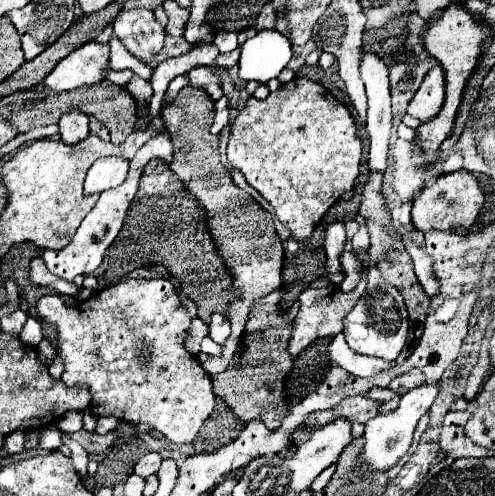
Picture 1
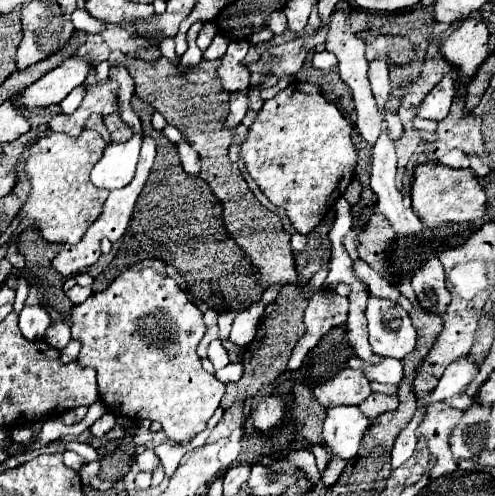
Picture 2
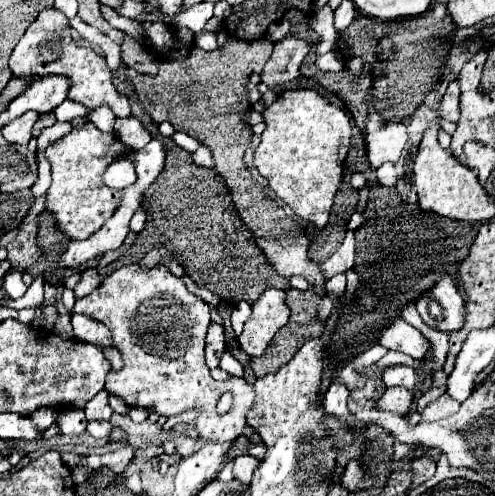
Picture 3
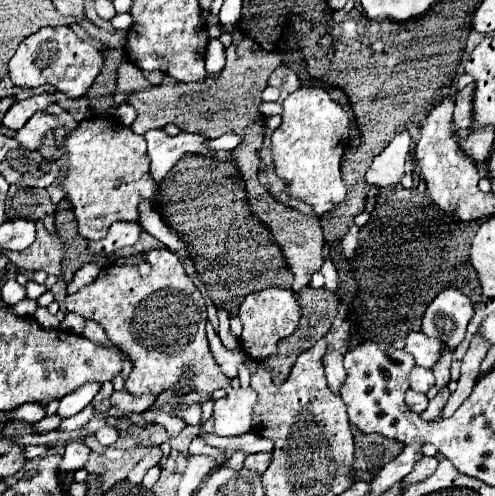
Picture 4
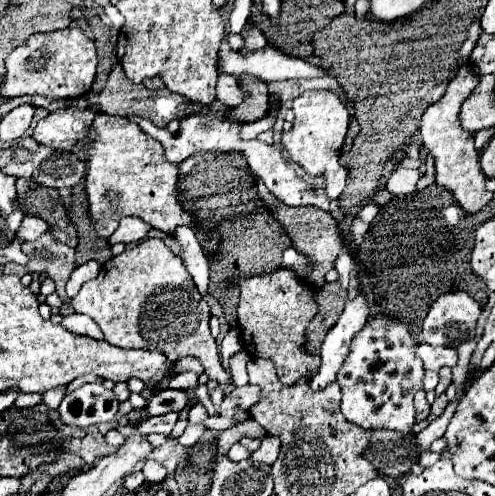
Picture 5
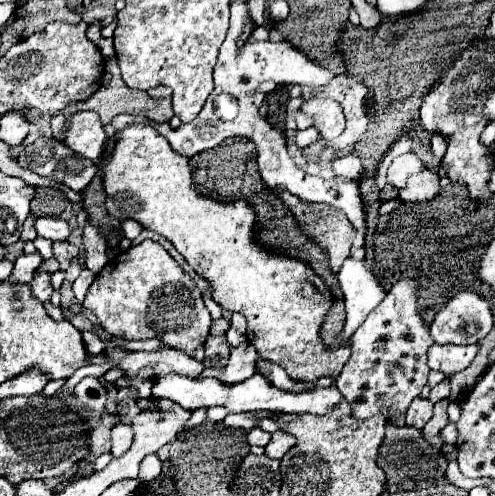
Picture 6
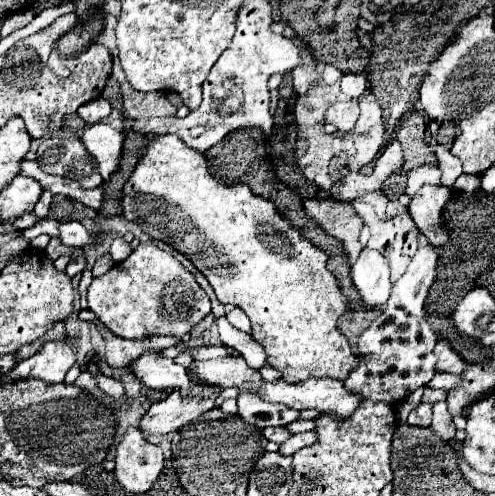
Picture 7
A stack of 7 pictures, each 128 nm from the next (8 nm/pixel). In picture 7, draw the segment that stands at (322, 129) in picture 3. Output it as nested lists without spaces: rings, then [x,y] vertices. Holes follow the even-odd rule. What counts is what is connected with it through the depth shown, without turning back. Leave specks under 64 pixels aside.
[[[338,102],[330,106],[324,114],[324,122],[336,126],[338,132],[350,130],[358,120],[358,104],[356,102]]]

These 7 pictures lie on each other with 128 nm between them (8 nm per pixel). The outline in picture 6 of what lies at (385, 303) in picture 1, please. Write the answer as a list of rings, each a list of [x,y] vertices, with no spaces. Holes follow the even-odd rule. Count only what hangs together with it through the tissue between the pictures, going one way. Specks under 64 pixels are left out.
[[[444,344],[444,346],[430,346],[428,348],[428,366],[432,370],[440,370],[446,376],[452,376],[464,368],[470,366],[472,358],[476,356],[478,346],[456,346],[456,344]]]

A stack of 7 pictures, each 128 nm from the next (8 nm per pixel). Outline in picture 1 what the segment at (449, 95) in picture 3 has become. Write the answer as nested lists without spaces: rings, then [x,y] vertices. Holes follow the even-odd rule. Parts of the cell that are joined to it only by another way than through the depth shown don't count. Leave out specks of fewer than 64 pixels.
[[[434,66],[424,76],[420,88],[412,96],[408,104],[408,114],[418,118],[420,122],[426,122],[434,118],[444,104],[444,72],[440,66]]]

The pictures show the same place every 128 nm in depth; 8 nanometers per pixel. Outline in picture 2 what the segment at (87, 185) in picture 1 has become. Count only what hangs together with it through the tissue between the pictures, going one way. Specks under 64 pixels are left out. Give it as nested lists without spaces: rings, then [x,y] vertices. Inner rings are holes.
[[[134,134],[124,144],[108,144],[100,162],[92,168],[90,182],[96,188],[108,190],[123,188],[132,180],[138,154],[140,154],[142,136]]]

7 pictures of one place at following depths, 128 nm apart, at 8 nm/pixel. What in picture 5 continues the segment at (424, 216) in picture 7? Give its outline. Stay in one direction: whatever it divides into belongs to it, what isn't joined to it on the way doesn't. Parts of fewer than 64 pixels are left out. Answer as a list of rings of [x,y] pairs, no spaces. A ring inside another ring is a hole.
[[[398,162],[386,180],[386,190],[394,196],[408,196],[416,190],[418,178],[420,178],[418,170],[410,170]]]

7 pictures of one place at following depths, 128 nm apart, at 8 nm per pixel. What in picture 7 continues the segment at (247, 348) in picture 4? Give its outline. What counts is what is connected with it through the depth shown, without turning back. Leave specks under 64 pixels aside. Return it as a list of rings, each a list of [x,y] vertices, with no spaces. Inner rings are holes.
[[[154,134],[154,136],[148,136],[148,142],[146,142],[146,152],[142,154],[142,158],[138,160],[138,164],[134,166],[132,170],[132,176],[126,180],[124,188],[122,188],[122,198],[120,198],[120,204],[122,204],[122,214],[130,220],[130,222],[136,222],[140,228],[144,228],[144,232],[154,238],[154,240],[162,240],[166,244],[170,244],[174,250],[182,252],[188,256],[188,260],[206,276],[206,280],[210,282],[210,286],[214,288],[218,300],[222,304],[234,304],[238,308],[242,308],[246,312],[246,316],[250,318],[250,324],[252,324],[252,338],[256,338],[264,350],[266,350],[266,356],[268,356],[268,364],[272,368],[276,368],[282,378],[288,382],[288,384],[296,384],[300,380],[308,380],[308,378],[334,378],[334,380],[344,380],[348,376],[348,372],[352,368],[356,368],[358,360],[356,356],[350,352],[350,344],[348,340],[338,332],[336,328],[336,322],[338,318],[348,310],[346,306],[346,298],[342,296],[340,288],[338,288],[338,282],[334,278],[334,274],[328,272],[326,268],[326,254],[312,246],[310,242],[306,242],[298,230],[288,224],[286,218],[280,216],[280,212],[272,206],[272,202],[268,200],[262,200],[258,196],[254,196],[250,192],[250,188],[246,184],[238,184],[238,186],[226,186],[224,182],[212,178],[212,174],[208,174],[206,170],[206,158],[204,154],[188,148],[176,134]]]

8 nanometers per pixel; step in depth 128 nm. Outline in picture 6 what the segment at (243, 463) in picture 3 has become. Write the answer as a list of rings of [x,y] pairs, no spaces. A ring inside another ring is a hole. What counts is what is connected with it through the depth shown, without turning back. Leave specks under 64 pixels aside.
[[[276,430],[276,432],[272,434],[272,438],[270,438],[270,442],[266,444],[264,454],[270,456],[270,458],[280,460],[280,458],[284,456],[284,452],[288,452],[288,448],[292,448],[292,444],[294,444],[294,440],[292,440],[290,434],[286,434],[286,432],[282,432],[282,430]]]

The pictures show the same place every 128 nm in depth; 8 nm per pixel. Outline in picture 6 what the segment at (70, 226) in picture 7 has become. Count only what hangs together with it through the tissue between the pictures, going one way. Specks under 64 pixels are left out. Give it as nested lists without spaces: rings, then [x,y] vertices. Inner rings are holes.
[[[36,218],[34,228],[38,236],[48,238],[48,240],[66,240],[70,234],[68,224],[60,218]]]

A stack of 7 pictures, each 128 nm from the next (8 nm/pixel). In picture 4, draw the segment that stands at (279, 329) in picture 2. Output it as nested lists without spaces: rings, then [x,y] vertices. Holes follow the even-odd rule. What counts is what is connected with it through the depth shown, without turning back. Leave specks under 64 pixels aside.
[[[302,288],[300,292],[296,292],[296,300],[300,302],[300,308],[302,308],[302,318],[300,318],[296,330],[278,342],[278,352],[274,356],[268,356],[262,362],[262,366],[266,370],[270,370],[274,376],[280,374],[280,370],[290,370],[290,366],[296,362],[296,356],[300,356],[300,352],[312,348],[312,344],[316,344],[330,330],[336,314],[338,314],[338,308],[340,308],[336,294],[328,292],[324,288],[318,288],[318,290],[316,288]]]

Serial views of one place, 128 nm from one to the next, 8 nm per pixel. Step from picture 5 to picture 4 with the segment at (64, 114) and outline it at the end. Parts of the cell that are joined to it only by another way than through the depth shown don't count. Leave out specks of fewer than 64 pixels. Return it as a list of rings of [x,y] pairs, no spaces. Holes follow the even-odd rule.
[[[36,112],[20,130],[16,130],[12,134],[12,138],[16,138],[24,148],[36,150],[44,138],[44,134],[48,130],[52,130],[54,126],[56,126],[56,120],[48,112]]]

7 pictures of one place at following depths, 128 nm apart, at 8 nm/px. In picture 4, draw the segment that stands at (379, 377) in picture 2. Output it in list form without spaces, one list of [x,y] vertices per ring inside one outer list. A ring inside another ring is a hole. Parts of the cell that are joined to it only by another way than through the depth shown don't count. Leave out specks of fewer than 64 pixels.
[[[420,366],[412,368],[412,372],[410,372],[410,388],[412,390],[426,394],[432,386],[434,386],[434,376],[430,370],[420,368]]]

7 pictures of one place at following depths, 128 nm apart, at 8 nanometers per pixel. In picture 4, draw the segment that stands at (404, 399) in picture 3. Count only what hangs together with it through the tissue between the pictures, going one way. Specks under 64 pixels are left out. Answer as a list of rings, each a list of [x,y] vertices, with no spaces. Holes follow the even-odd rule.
[[[408,390],[408,392],[406,392],[406,404],[408,404],[408,408],[410,408],[412,412],[418,412],[418,414],[420,414],[420,412],[426,408],[428,398],[426,398],[426,394],[418,394],[418,392]]]

